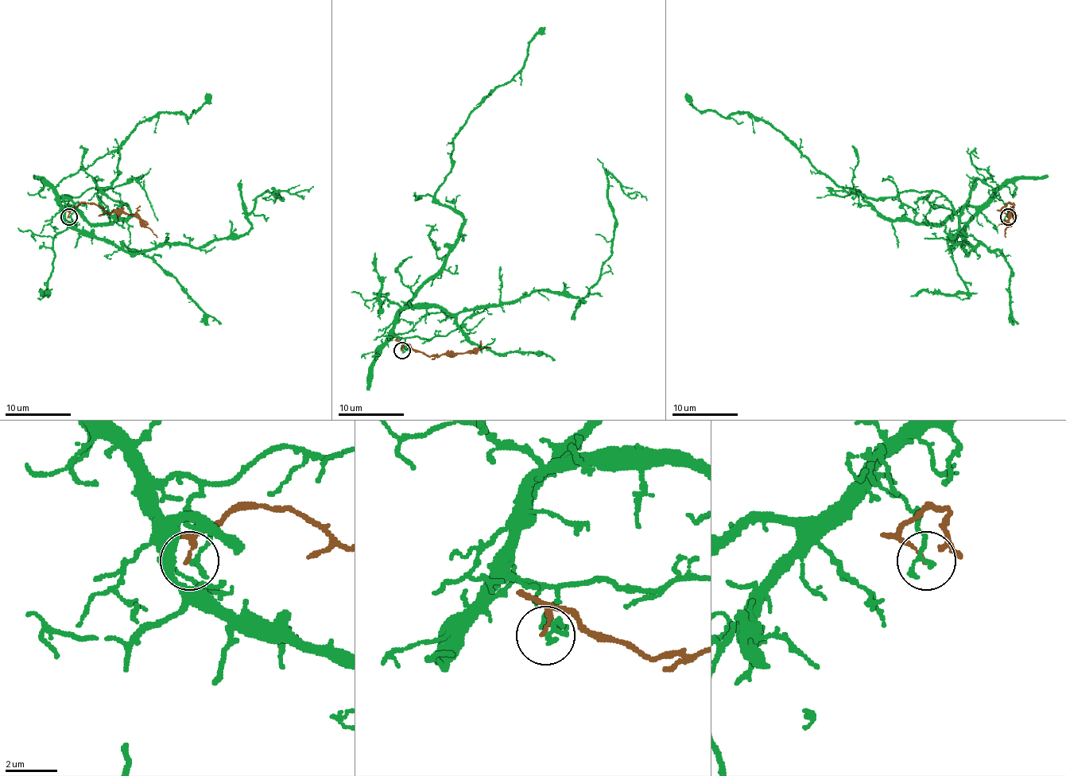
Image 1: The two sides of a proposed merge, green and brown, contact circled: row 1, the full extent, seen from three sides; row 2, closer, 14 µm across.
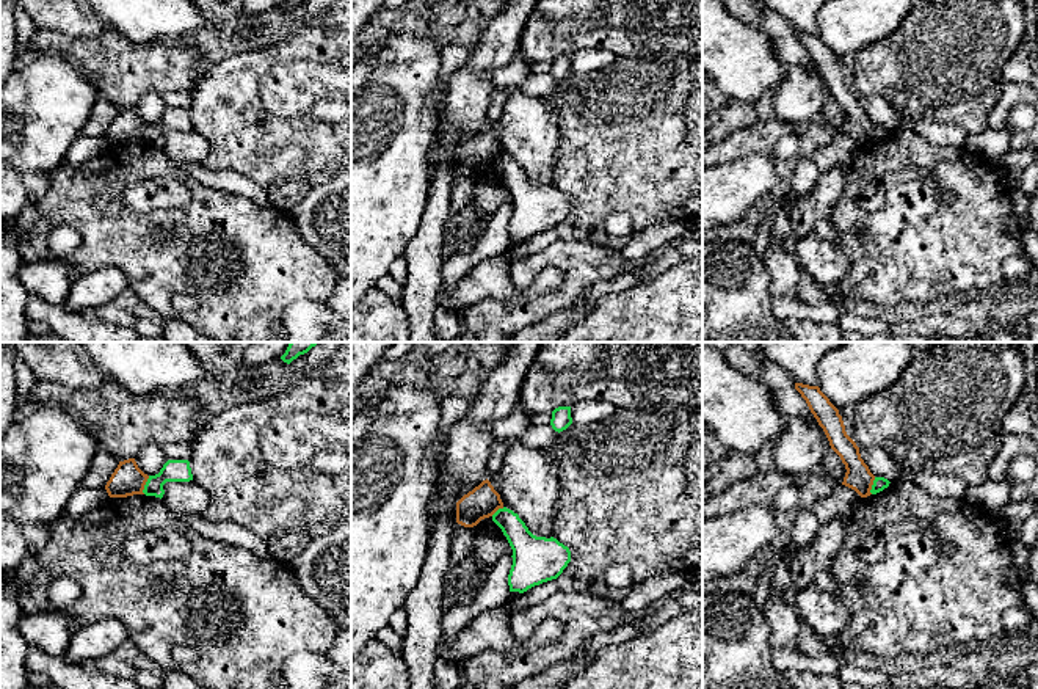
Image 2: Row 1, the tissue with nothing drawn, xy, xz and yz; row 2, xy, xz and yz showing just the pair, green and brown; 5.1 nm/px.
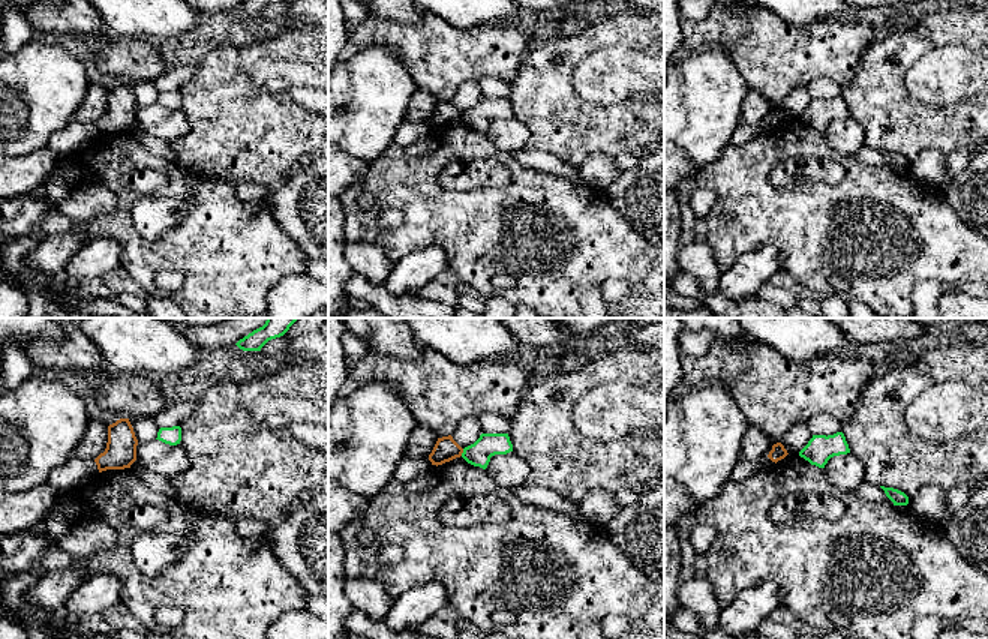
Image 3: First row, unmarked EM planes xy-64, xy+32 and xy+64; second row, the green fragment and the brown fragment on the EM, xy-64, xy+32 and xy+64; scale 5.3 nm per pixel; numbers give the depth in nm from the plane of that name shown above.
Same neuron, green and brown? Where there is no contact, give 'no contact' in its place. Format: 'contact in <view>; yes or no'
contact in xy; no

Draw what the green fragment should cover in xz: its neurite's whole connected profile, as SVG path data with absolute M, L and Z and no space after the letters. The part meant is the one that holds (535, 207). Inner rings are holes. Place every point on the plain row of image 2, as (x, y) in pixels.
M503 155L492 163L513 198L510 240L524 242L557 228L571 210L571 199L557 187L533 184L517 162Z

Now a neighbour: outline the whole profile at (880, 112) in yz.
M880 94L859 96L859 102L875 126L884 126L895 132L903 129L892 105Z

